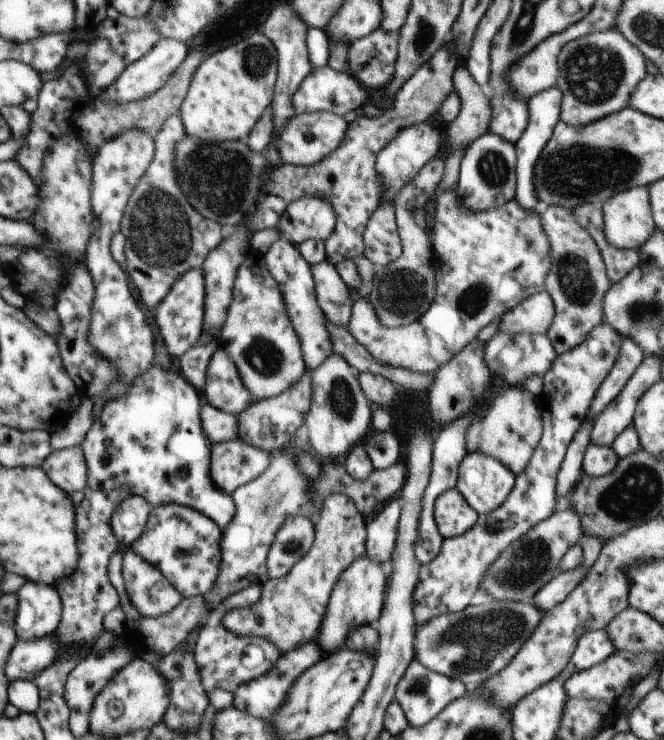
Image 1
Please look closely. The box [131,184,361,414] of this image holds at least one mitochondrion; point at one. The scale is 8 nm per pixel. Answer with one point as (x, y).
(263, 357)

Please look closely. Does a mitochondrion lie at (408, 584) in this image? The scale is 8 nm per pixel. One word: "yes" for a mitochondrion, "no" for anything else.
no

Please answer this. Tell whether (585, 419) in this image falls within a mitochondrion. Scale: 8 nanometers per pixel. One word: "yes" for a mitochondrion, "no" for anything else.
no

